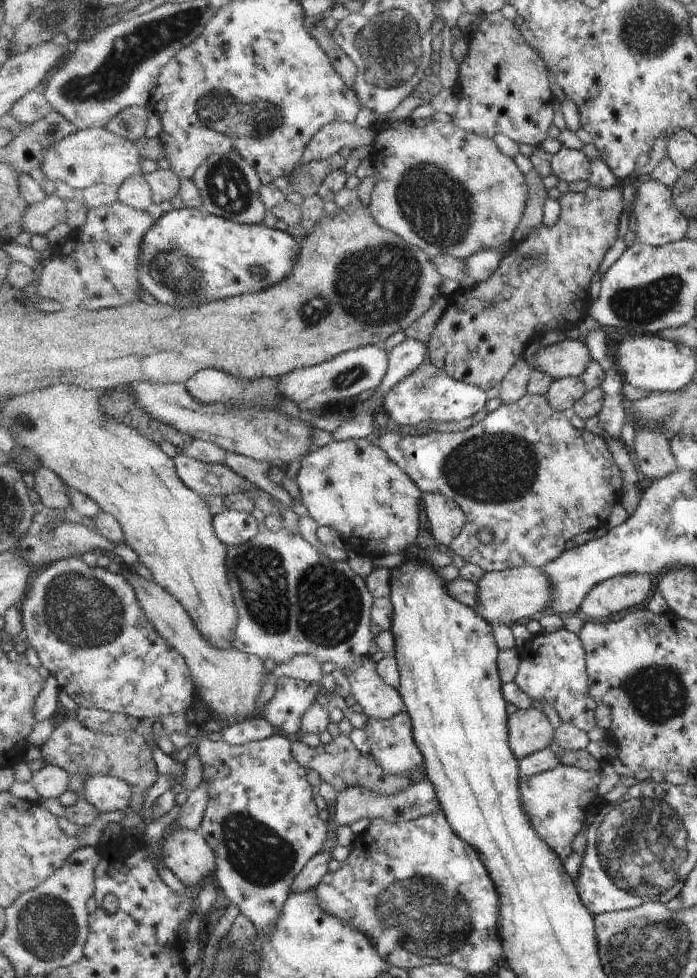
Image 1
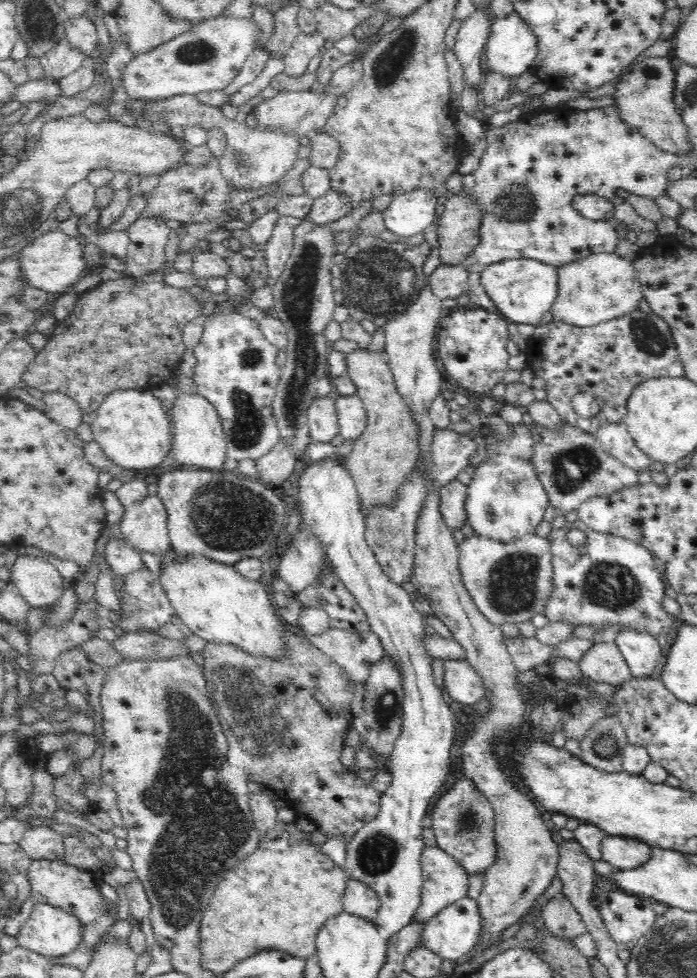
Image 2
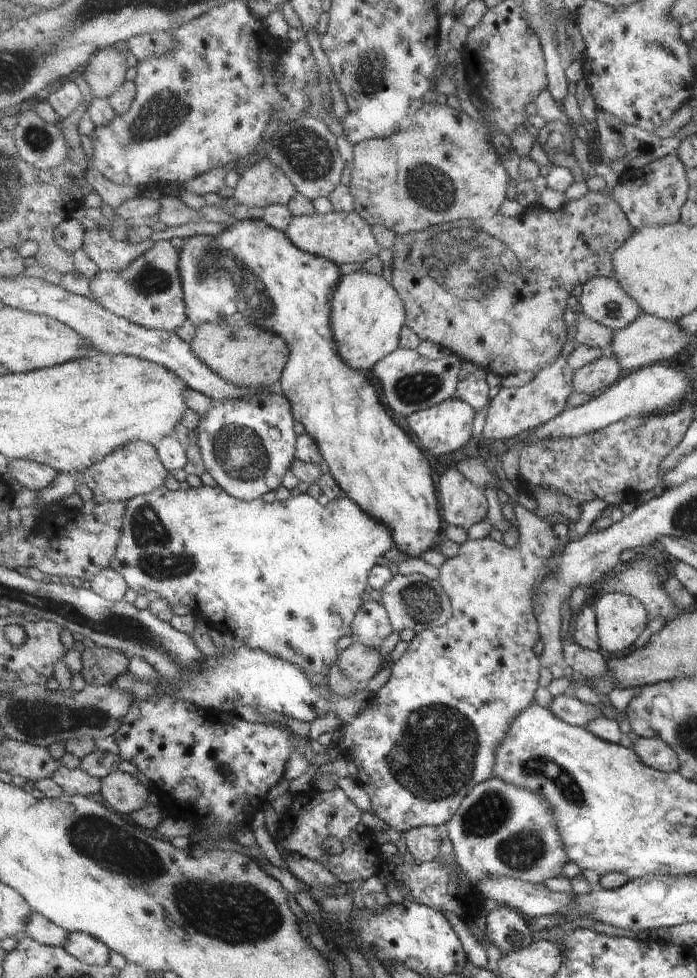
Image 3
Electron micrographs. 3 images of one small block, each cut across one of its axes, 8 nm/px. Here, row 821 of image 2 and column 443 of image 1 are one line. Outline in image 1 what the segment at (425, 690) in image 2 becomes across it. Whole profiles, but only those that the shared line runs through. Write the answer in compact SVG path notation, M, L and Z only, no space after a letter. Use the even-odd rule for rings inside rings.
M433 362L421 364L411 376L403 382L395 384L385 396L381 409L398 424L407 424L416 428L422 420L435 422L455 422L472 418L479 410L486 408L487 394L483 388L453 378L443 368L435 366Z

